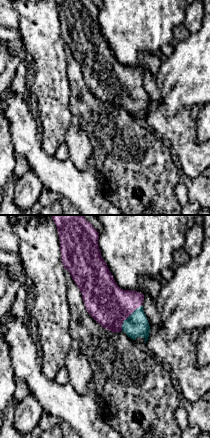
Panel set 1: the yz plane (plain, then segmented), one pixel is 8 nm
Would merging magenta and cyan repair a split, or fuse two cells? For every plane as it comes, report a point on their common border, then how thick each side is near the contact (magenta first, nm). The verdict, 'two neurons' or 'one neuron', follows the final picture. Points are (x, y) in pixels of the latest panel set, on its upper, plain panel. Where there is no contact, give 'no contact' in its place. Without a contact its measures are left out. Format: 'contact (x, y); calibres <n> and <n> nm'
contact (128, 92); calibres 340 and 190 nm

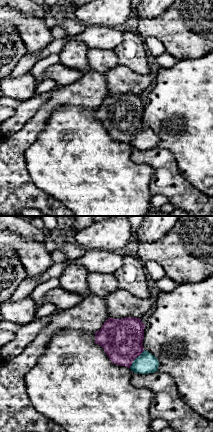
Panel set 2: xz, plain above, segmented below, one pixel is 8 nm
contact (135, 134); calibres 340 and 170 nm

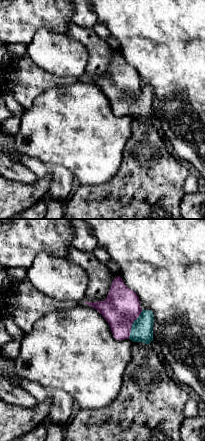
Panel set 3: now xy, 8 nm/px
contact (132, 99); calibres 300 and 180 nm

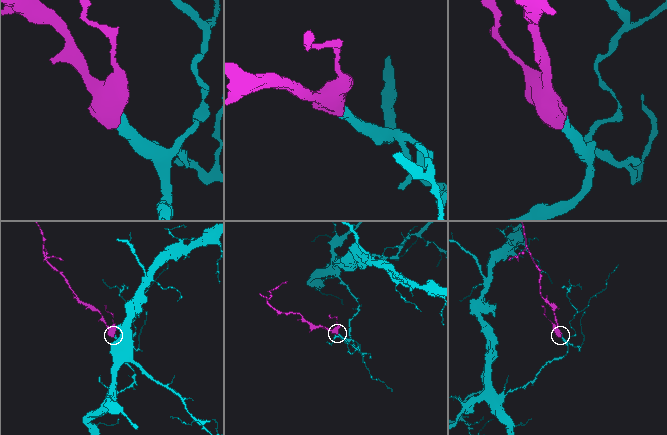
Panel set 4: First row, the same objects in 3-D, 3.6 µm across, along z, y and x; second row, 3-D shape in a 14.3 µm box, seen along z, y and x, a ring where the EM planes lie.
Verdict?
one neuron

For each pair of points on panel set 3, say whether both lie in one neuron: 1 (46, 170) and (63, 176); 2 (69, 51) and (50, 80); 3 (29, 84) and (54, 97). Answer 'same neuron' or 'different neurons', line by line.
1: same neuron
2: different neurons
3: different neurons

